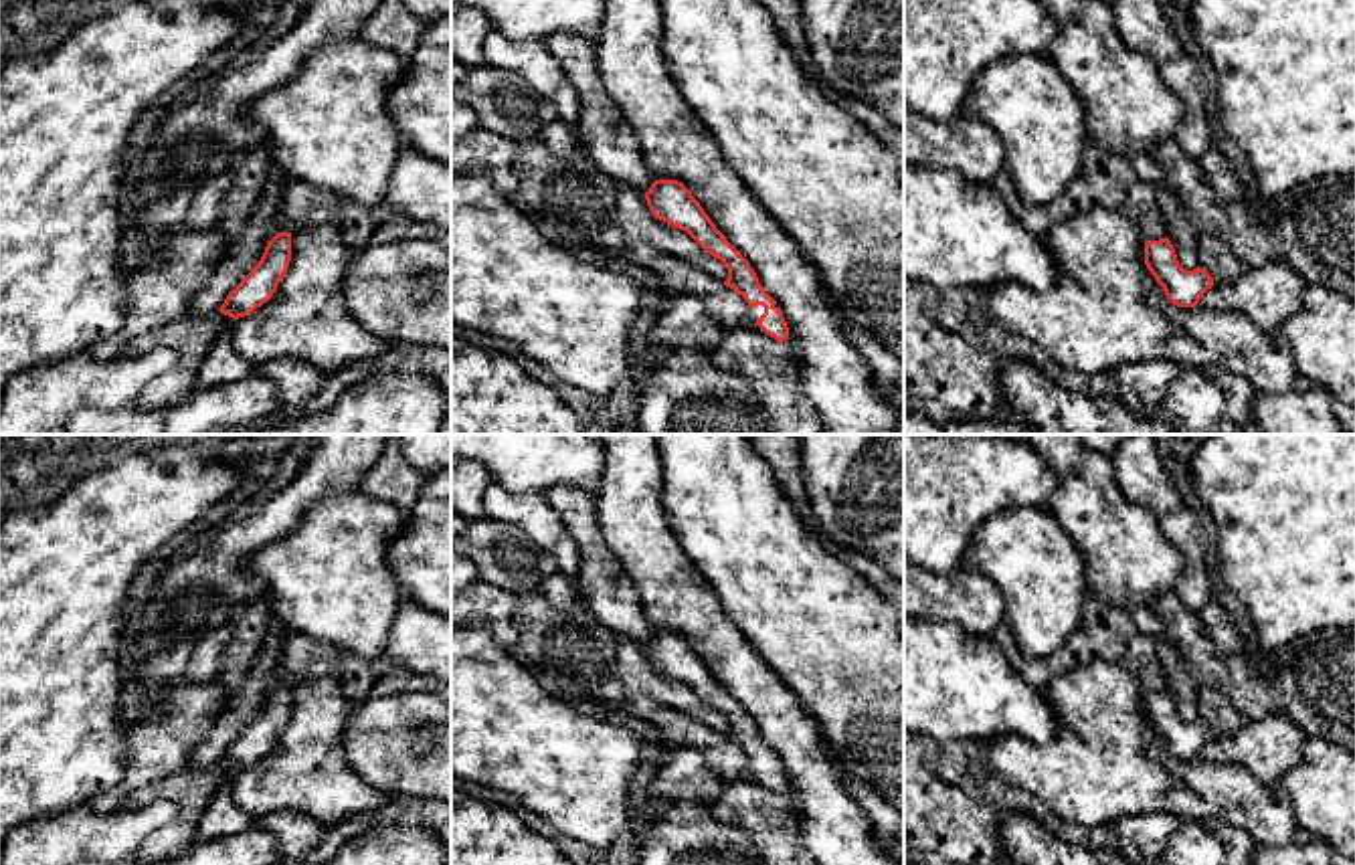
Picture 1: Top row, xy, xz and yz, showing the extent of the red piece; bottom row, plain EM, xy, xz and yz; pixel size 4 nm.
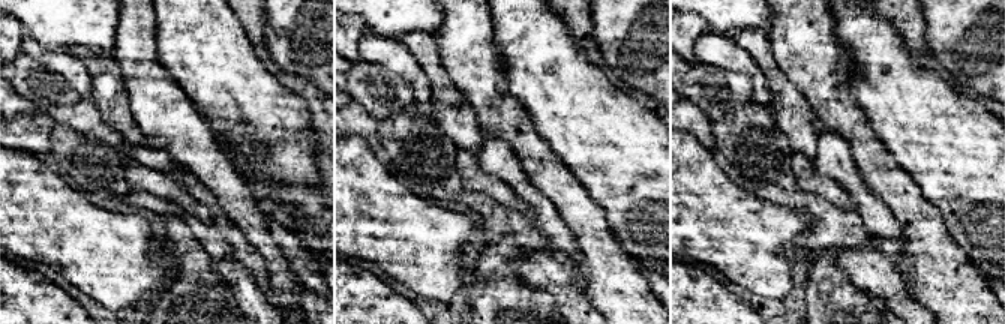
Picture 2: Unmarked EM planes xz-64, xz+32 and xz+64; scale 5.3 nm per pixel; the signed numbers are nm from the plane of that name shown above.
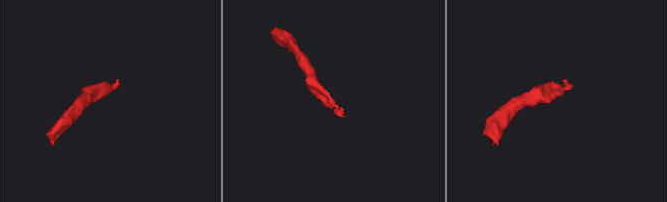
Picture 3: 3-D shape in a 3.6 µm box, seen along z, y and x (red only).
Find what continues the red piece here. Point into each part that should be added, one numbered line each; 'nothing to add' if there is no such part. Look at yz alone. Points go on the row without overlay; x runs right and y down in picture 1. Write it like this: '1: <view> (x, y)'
nothing to add

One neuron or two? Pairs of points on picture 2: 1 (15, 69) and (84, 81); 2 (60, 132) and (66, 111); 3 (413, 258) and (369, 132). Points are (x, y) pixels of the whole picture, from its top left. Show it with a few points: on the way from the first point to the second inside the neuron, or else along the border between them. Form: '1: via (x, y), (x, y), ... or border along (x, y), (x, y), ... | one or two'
1: border along (33, 59), (59, 72), (81, 98) | two
2: border along (56, 122), (62, 122), (77, 132), (96, 138) | two
3: border along (350, 134), (356, 134), (381, 156) | two

